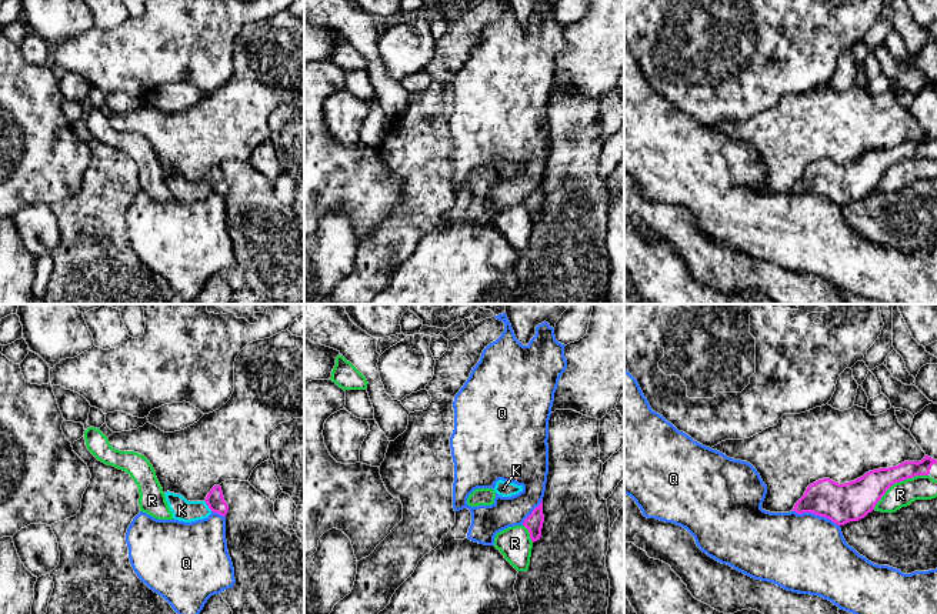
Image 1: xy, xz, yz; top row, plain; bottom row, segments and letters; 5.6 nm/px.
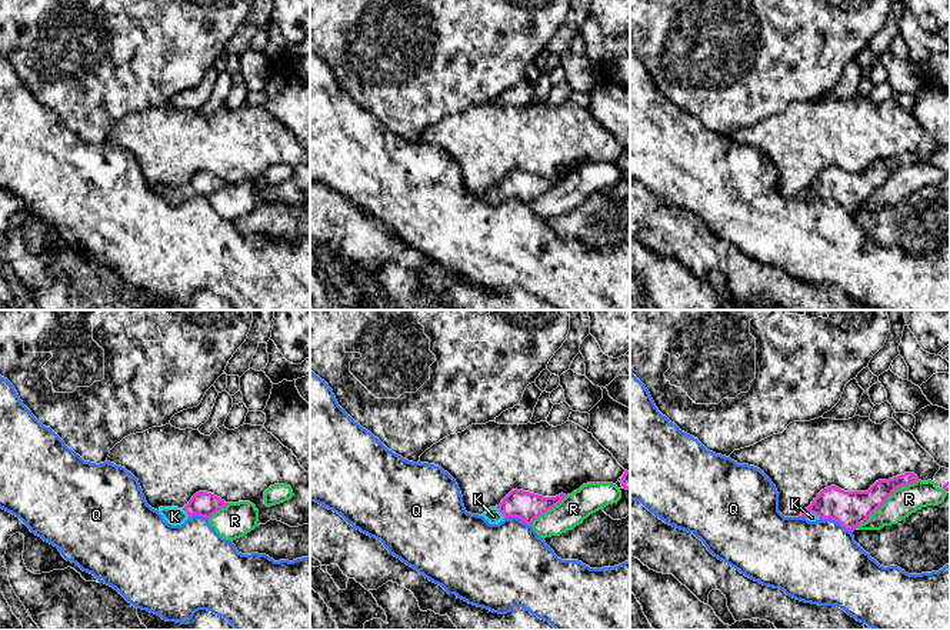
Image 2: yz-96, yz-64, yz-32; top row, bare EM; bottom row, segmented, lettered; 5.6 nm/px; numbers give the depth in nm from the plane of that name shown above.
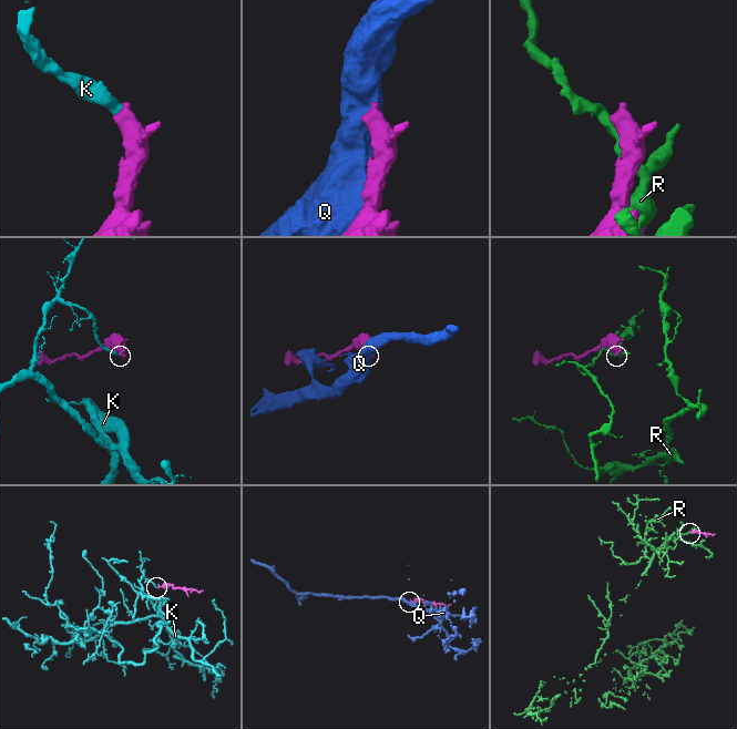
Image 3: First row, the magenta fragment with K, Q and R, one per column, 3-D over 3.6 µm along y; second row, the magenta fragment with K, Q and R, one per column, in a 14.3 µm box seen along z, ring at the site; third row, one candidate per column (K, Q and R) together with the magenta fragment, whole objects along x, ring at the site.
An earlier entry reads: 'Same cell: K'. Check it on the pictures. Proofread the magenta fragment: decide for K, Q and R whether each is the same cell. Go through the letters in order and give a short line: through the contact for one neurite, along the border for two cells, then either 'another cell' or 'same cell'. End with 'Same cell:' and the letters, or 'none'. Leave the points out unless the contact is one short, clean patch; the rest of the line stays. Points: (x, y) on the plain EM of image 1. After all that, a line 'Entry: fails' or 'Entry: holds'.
K: line xy (214, 180), (207, 184), (200, 190), (182, 190); same cell
Q: another cell
R: another cell
Same cell: K
Entry: holds

